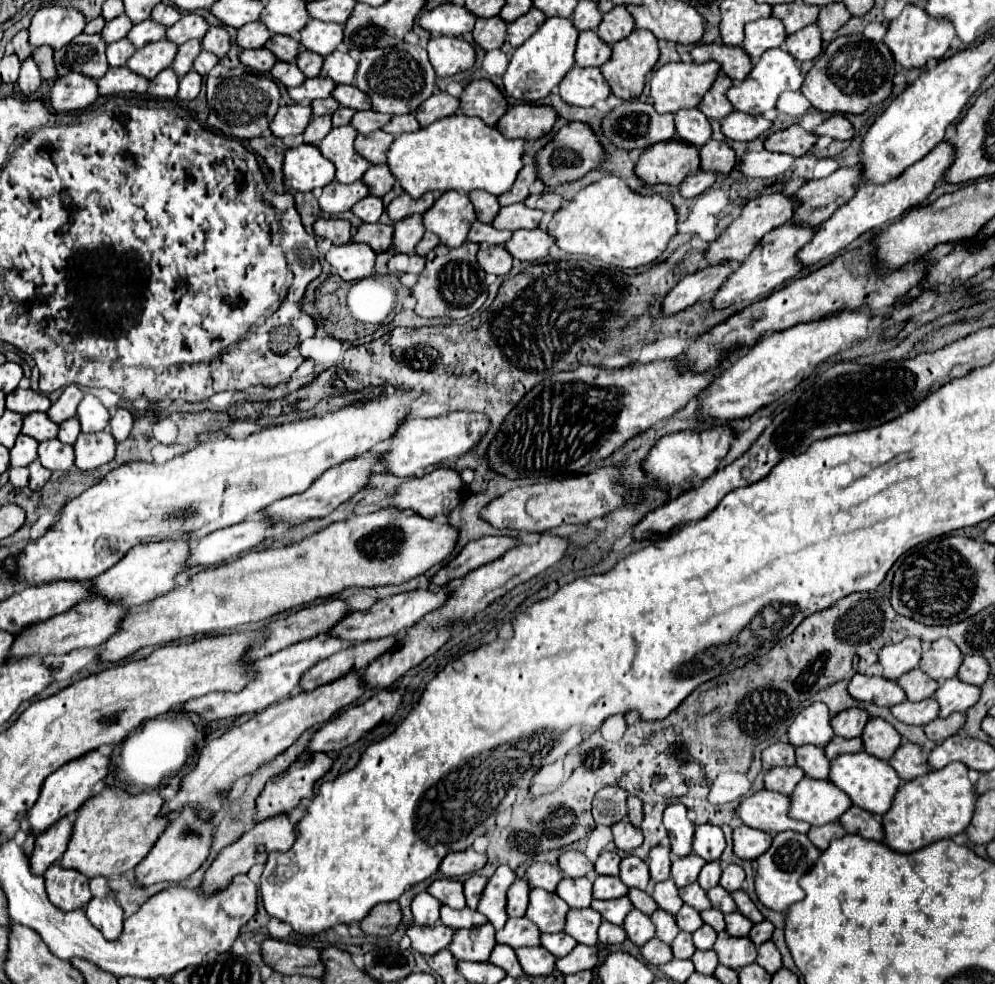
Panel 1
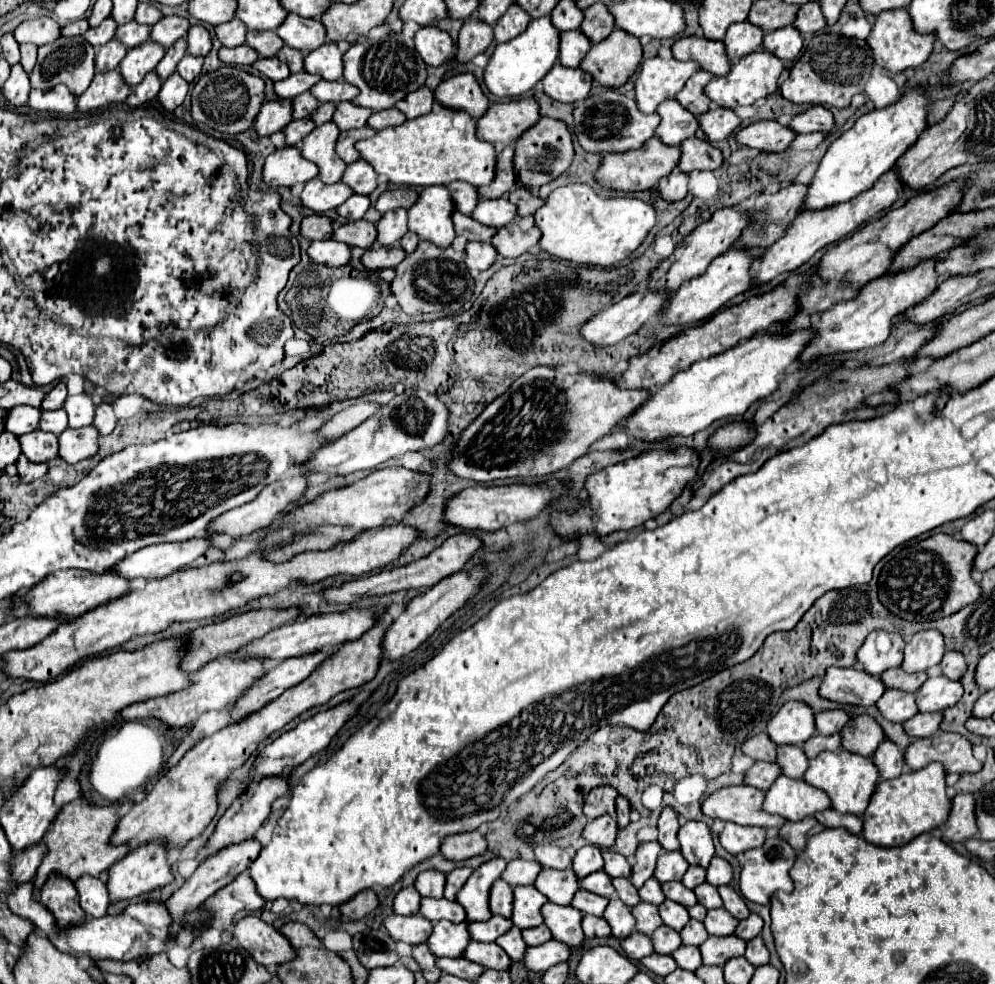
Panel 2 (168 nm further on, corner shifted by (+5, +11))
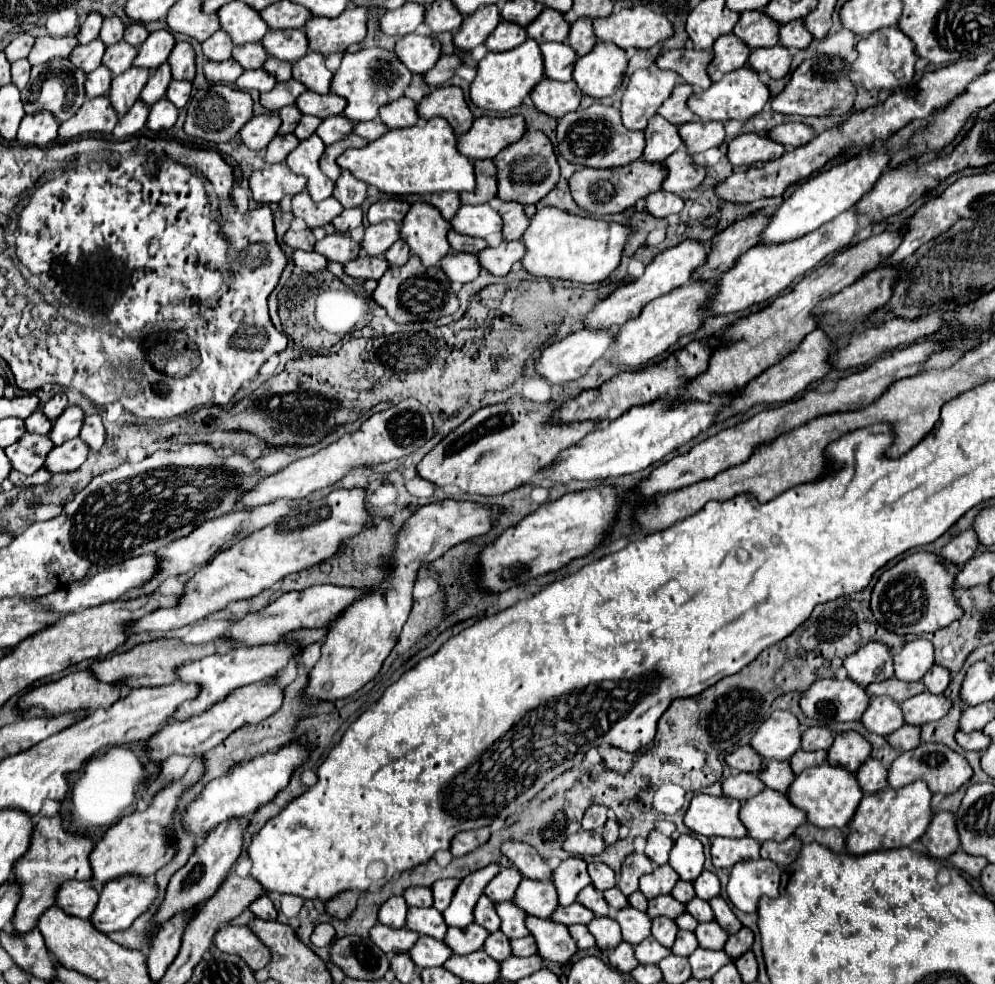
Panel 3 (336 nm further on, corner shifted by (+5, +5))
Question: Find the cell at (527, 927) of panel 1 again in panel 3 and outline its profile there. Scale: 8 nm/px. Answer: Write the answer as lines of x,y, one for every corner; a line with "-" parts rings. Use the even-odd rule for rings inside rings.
472,923
466,929
448,927
442,941
452,949
454,955
468,955
482,949
482,941
486,941
486,935
488,931
482,931
482,927

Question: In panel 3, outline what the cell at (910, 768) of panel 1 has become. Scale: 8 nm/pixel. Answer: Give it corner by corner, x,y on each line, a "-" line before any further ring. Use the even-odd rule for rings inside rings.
868,757
860,769
856,771
856,781
862,789
862,793
878,793
888,787
886,783
886,767
878,761

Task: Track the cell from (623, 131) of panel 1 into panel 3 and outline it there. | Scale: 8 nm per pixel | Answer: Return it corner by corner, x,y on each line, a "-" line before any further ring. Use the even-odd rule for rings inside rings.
594,103
588,109
578,109
558,119
556,139
558,139
558,153
566,161
592,169
624,167
642,157
646,143
646,139
642,139
642,131
630,131
622,127
618,109
602,103

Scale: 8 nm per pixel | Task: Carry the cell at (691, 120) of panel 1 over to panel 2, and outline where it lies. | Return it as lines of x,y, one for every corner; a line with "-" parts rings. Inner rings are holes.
668,99
658,107
658,113
662,117
656,135
666,145
680,145
684,139
694,137
696,129
700,127
696,115
692,115
688,109
678,105
676,99

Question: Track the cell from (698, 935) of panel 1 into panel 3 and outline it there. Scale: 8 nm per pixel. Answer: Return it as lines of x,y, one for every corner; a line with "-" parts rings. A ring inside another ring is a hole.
678,931
676,941
672,945
672,953
680,955
680,957
688,957
698,949
698,941
694,939
694,933
690,931

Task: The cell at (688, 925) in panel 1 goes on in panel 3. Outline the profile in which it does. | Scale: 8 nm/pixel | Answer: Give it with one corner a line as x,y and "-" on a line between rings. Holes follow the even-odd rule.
658,917
652,921
652,937
664,945
666,949
672,947
674,939
676,939
676,933
678,933
678,927
674,927
674,921
672,919
666,919
666,917

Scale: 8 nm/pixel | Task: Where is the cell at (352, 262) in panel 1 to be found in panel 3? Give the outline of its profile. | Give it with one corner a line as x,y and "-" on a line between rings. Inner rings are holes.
294,251
292,263
294,263
294,267
302,269
304,273
316,273
316,271
322,271
328,261
324,259
324,255
316,253
316,251
310,251
310,253
308,251

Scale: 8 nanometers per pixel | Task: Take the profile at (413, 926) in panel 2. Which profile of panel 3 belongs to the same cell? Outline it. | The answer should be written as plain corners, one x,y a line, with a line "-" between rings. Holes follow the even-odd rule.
374,925
370,929
370,939
376,947
380,947
384,953
408,953
412,943
418,939
418,935
414,935
408,929
390,929
386,925

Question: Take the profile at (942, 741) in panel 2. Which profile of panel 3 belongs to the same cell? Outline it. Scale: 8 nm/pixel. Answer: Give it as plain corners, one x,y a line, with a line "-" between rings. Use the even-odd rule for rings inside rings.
920,743
916,749
902,753
890,767
888,767
888,785
892,789
900,789
908,783
914,783
918,779
928,783
928,789
932,793
944,793
950,795
954,793
960,785
964,785
968,779
972,777
972,769
968,765
968,761
954,753
950,747
942,745
942,743

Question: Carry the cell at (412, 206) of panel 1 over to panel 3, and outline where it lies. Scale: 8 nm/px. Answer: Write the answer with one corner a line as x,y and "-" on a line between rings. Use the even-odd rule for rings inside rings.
384,199
384,201
376,201
374,205
370,205
366,217
368,217
370,225
382,223
386,219
400,223
404,219
404,215
408,213
408,209
410,209
410,205
402,199

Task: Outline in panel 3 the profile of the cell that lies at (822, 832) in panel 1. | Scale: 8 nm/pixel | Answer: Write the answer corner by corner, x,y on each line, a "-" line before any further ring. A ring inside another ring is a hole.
794,835
788,837
786,841
782,841
782,843
766,841
766,843
760,845
760,857
762,859
772,859
780,867
788,867
798,857
800,847
802,847
802,843

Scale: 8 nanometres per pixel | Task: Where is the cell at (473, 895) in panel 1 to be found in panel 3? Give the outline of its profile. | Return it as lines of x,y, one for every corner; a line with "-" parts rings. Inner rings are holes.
442,879
442,881
434,881
432,883
432,895
434,895
434,909
444,911
454,895
454,889
458,887
458,879

